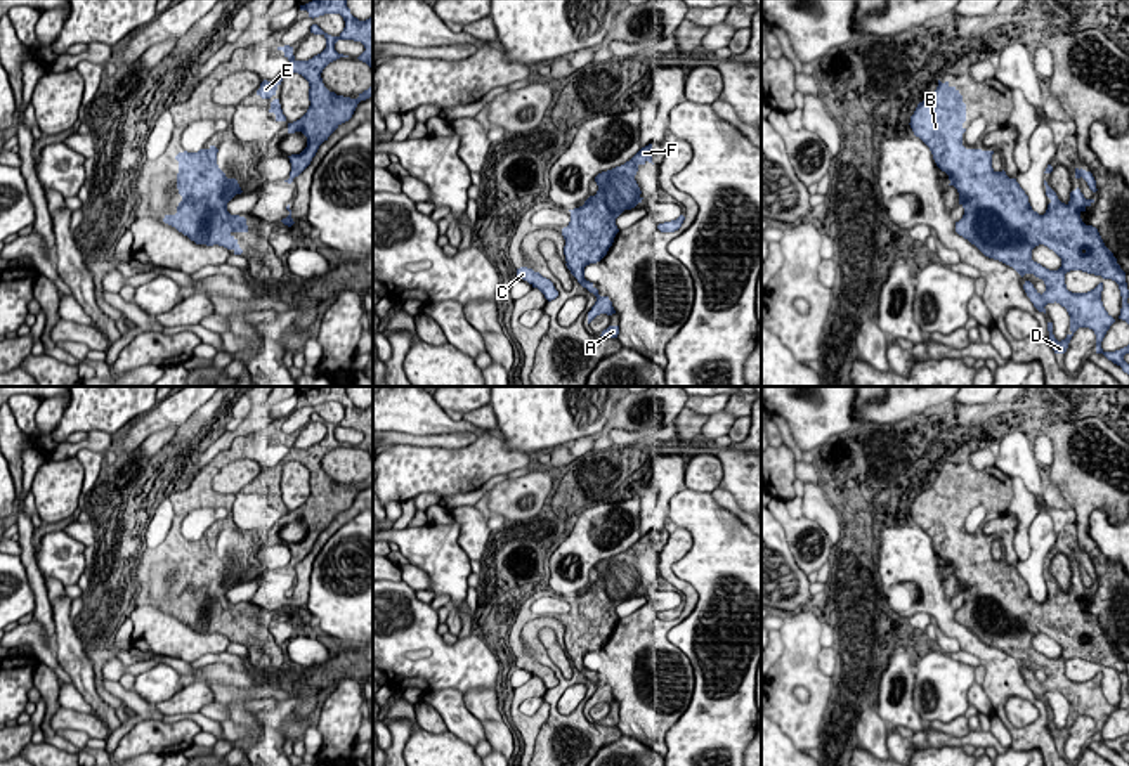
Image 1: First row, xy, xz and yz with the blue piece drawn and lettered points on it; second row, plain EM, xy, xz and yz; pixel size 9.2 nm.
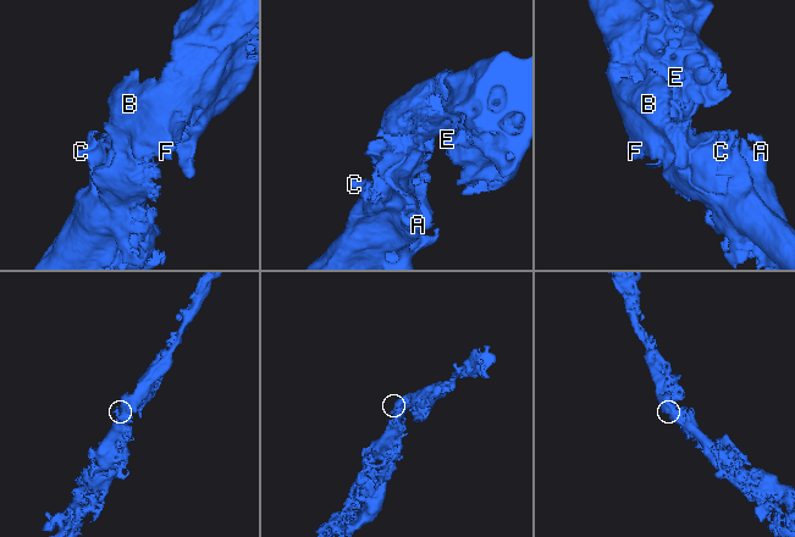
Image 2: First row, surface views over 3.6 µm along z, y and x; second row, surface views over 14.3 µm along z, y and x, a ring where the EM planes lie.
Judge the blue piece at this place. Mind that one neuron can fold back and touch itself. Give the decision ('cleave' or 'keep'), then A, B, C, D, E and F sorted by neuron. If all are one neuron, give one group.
keep; A B C D E F

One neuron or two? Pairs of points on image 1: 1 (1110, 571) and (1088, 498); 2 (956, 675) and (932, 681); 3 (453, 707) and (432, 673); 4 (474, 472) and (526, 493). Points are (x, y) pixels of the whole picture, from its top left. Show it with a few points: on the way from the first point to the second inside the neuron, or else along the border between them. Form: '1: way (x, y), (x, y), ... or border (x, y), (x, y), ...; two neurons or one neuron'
1: way (1093, 553), (1083, 536), (1083, 515); one neuron
2: way (951, 680), (937, 681); one neuron
3: border (462, 692), (441, 688), (424, 695); two neurons
4: border (502, 477), (488, 484); two neurons

